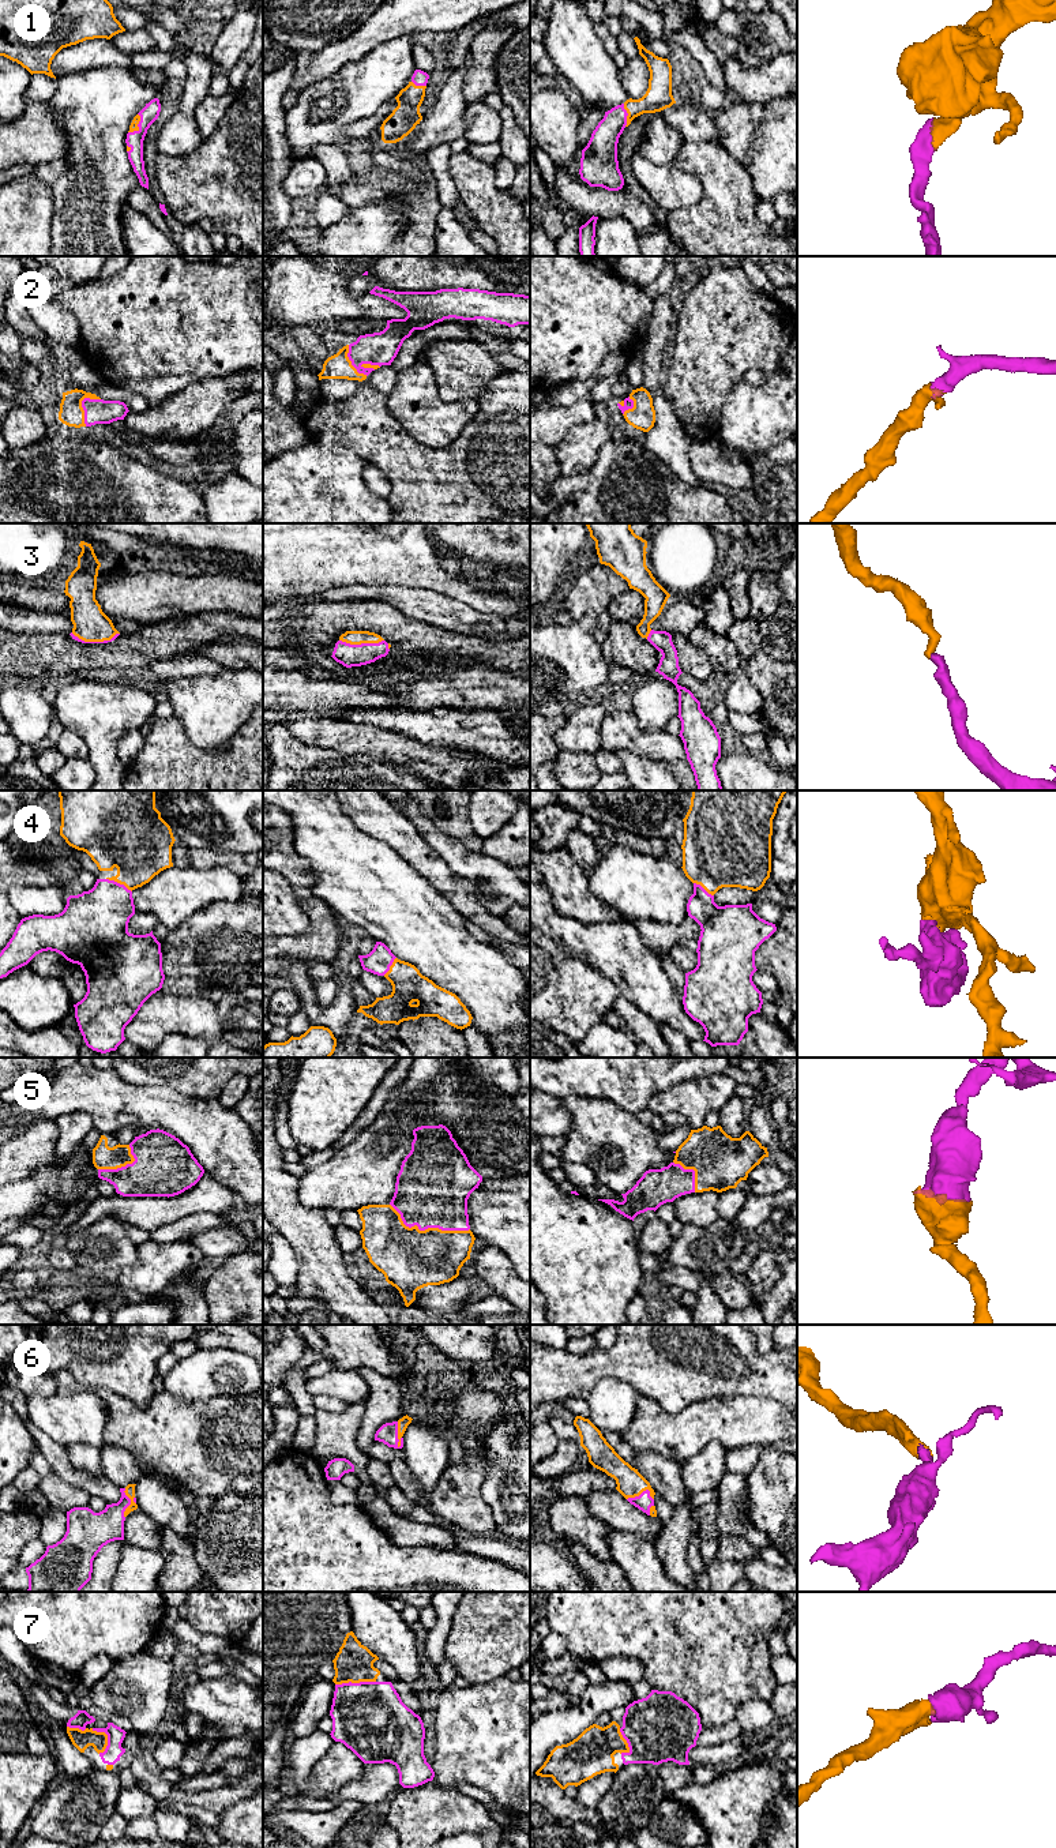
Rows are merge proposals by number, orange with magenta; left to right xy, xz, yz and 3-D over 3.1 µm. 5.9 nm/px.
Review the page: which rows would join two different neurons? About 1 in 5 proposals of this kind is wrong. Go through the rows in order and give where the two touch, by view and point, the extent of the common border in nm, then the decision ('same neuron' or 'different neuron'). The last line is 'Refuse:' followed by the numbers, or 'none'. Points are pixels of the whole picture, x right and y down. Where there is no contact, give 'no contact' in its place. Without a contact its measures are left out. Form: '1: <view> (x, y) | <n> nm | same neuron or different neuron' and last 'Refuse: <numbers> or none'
1: xy (136, 126) | 130 nm | same neuron
2: xy (81, 405) | 190 nm | same neuron
3: xy (96, 641) | 280 nm | same neuron
4: xy (119, 882) | 170 nm | same neuron
5: xz (427, 1229) | 500 nm | same neuron
6: xy (131, 1503) | 180 nm | same neuron
7: xz (354, 1682) | 240 nm | same neuron
Refuse: none

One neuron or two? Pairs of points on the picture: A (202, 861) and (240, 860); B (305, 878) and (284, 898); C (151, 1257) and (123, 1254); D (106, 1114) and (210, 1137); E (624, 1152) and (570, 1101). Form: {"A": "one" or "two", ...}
{"A": "one", "B": "two", "C": "two", "D": "one", "E": "one"}

